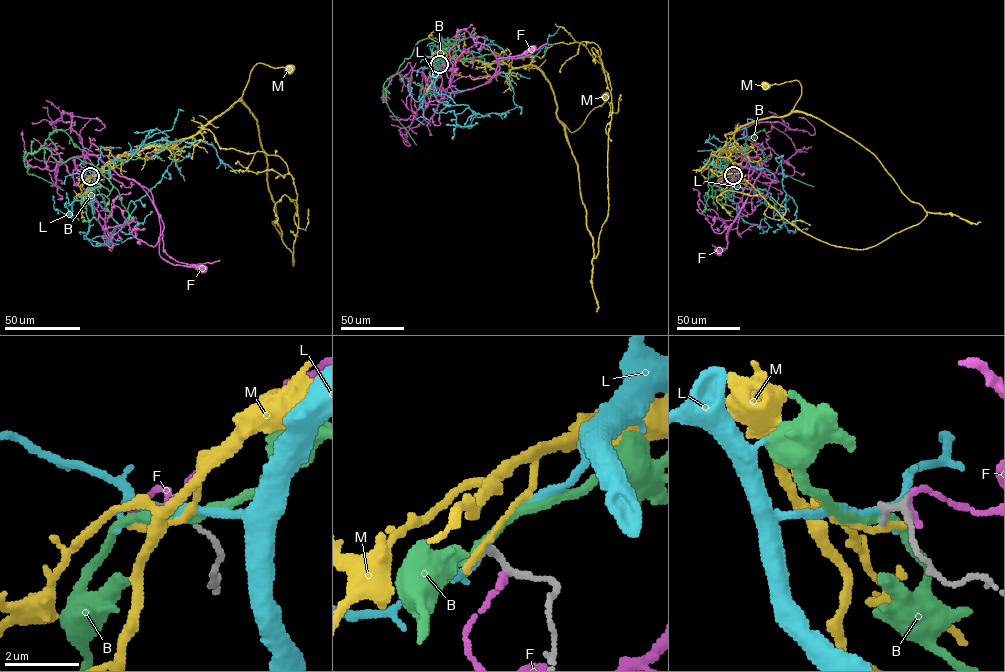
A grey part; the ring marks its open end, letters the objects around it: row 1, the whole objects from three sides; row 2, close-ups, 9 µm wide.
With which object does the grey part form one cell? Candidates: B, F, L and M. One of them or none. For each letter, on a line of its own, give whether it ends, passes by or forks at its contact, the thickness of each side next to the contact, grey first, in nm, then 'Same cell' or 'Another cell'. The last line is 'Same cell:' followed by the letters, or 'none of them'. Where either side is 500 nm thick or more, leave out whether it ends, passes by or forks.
B: It passes by. Thickness 200 nm (grey) against 220 nm. Another cell
F: It ends there. Thickness 260 nm (grey) against 200 nm. Another cell
L: It forks there. Thickness 240 nm (grey) against 150 nm. Another cell
M: It ends there. Thickness 200 nm (grey) against 240 nm. Another cell
Same cell: none of them

